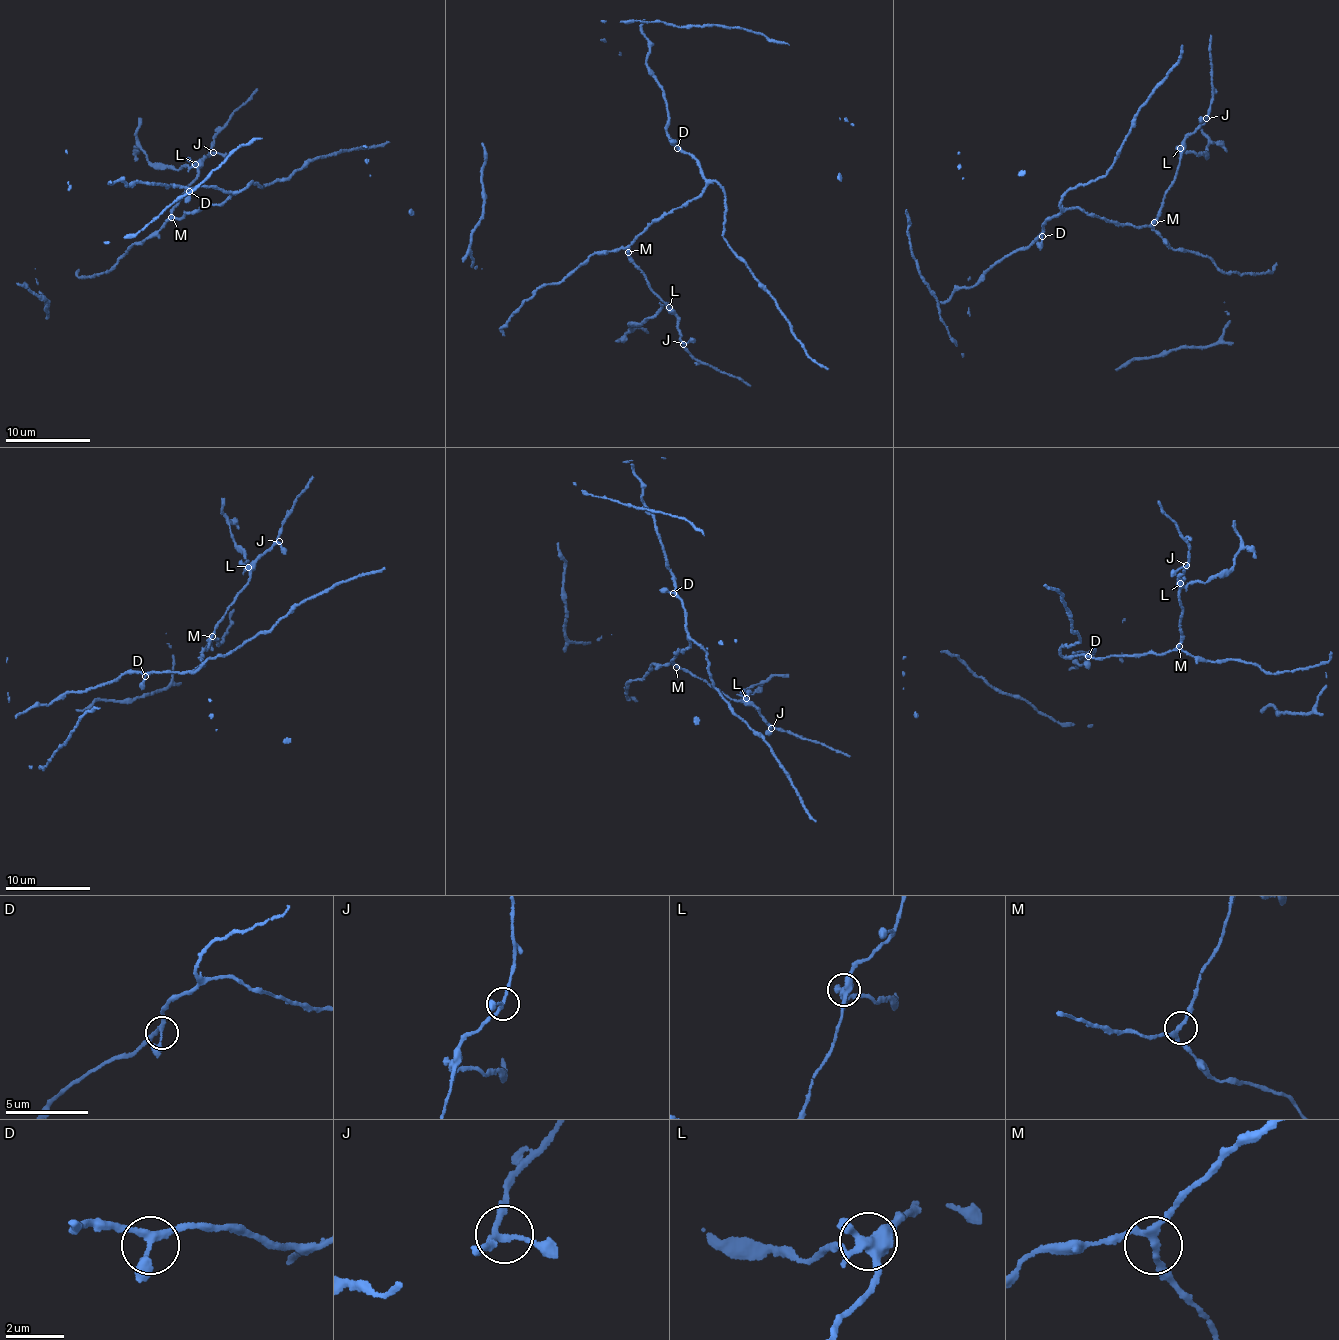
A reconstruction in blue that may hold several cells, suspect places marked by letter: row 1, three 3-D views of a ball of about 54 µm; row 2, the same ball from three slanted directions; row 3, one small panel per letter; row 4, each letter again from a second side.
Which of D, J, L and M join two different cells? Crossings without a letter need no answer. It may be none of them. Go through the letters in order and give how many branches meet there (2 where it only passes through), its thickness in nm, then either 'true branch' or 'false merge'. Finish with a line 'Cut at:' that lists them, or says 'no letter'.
D: 3 branches meet; 200 nm thick; true branch
J: 3 branches meet; 180 nm thick; true branch
L: 3 branches meet; 400 nm thick; false merge
M: 3 branches meet; 200 nm thick; true branch
Cut at: L

